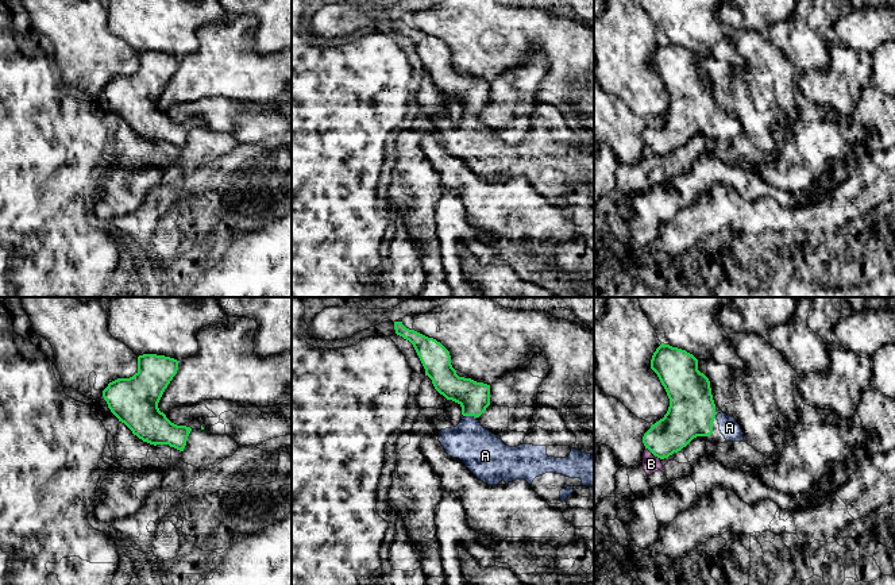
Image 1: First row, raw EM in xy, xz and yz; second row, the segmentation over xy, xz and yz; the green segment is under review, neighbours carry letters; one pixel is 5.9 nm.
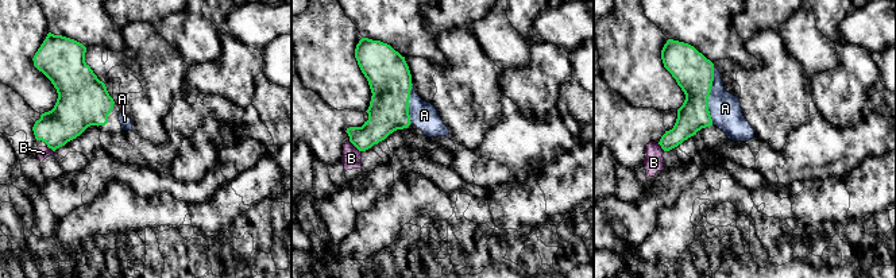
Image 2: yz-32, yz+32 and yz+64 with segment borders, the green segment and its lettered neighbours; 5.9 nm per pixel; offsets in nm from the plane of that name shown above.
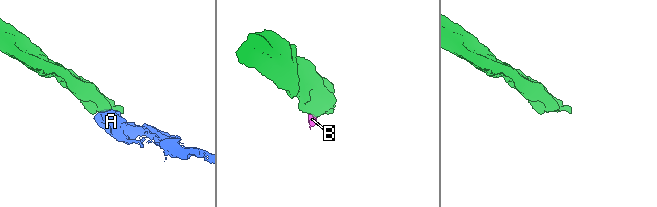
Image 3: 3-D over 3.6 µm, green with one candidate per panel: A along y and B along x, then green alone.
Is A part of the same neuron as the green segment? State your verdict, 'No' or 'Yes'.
Yes

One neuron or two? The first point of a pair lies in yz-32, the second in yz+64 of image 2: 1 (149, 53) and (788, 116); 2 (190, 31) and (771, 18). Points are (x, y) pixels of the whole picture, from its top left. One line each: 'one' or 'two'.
1: one
2: two

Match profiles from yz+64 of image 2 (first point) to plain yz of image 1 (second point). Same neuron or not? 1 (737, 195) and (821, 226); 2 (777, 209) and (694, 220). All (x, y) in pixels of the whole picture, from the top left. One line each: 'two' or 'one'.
1: one
2: one

